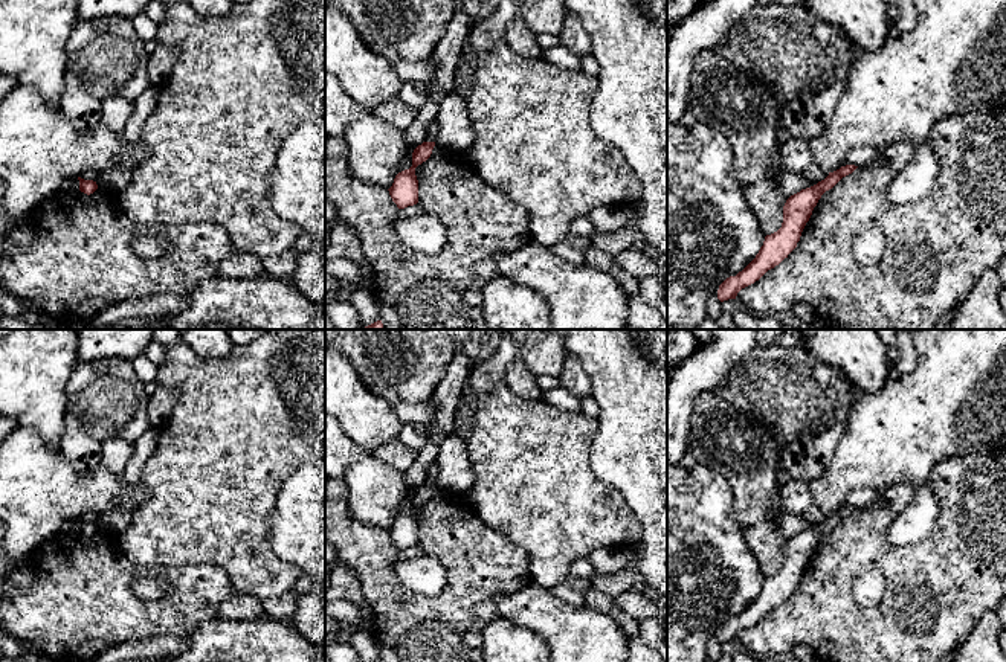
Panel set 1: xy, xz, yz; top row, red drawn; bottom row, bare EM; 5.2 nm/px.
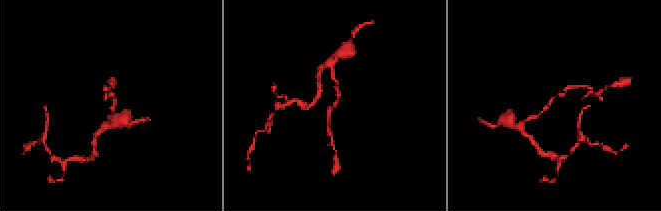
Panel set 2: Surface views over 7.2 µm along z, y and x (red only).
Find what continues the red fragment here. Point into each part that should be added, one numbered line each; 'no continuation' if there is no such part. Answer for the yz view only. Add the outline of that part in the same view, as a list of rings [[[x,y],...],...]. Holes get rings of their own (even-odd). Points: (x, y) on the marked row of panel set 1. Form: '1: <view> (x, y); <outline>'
no continuation

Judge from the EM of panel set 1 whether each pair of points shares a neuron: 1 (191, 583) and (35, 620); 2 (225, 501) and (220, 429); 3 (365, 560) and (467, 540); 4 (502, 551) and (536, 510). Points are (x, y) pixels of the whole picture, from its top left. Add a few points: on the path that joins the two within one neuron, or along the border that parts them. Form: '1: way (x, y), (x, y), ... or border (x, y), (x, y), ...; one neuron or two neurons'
1: way (153, 617), (74, 617); one neuron
2: way (220, 482), (220, 447); one neuron
3: way (399, 594), (411, 603), (440, 603), (463, 574); one neuron
4: border (480, 520), (521, 546), (528, 555), (530, 571); two neurons

